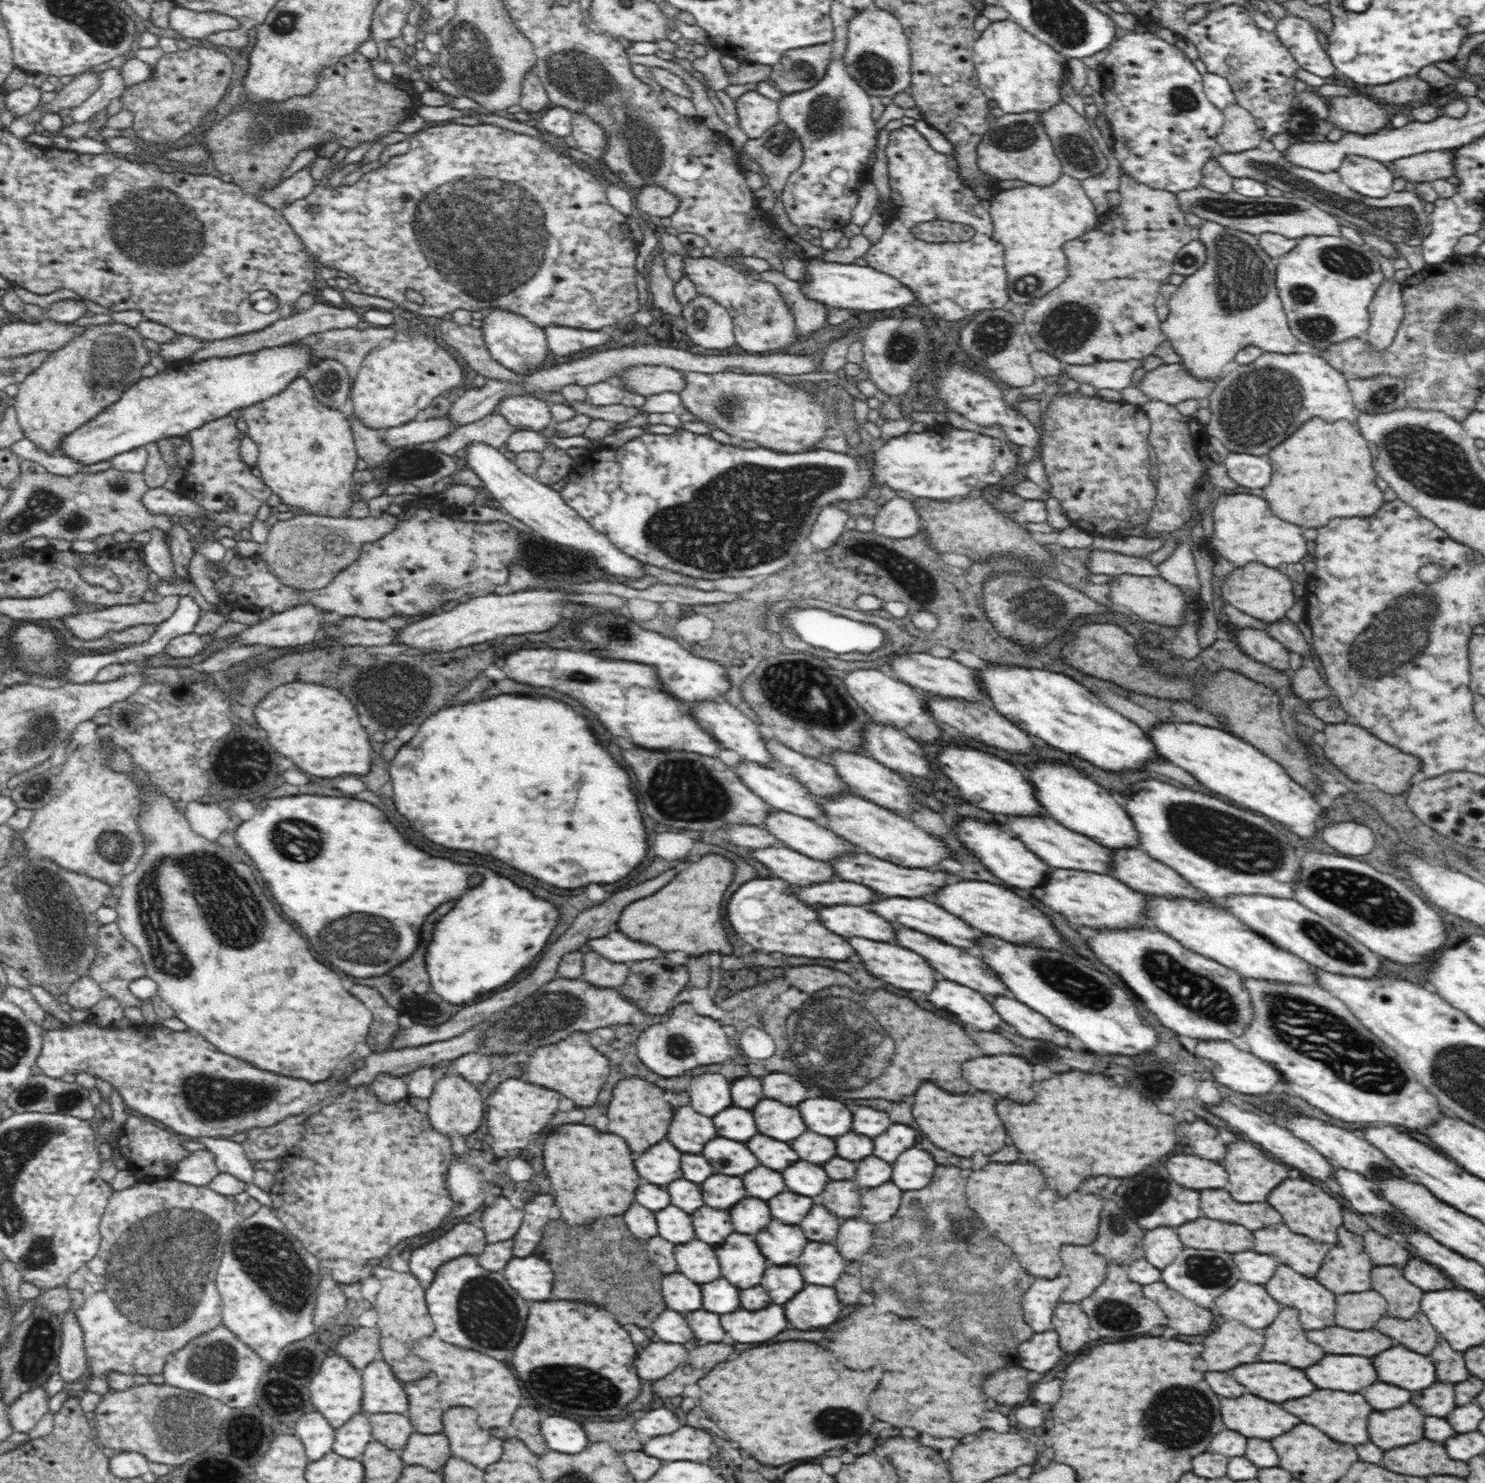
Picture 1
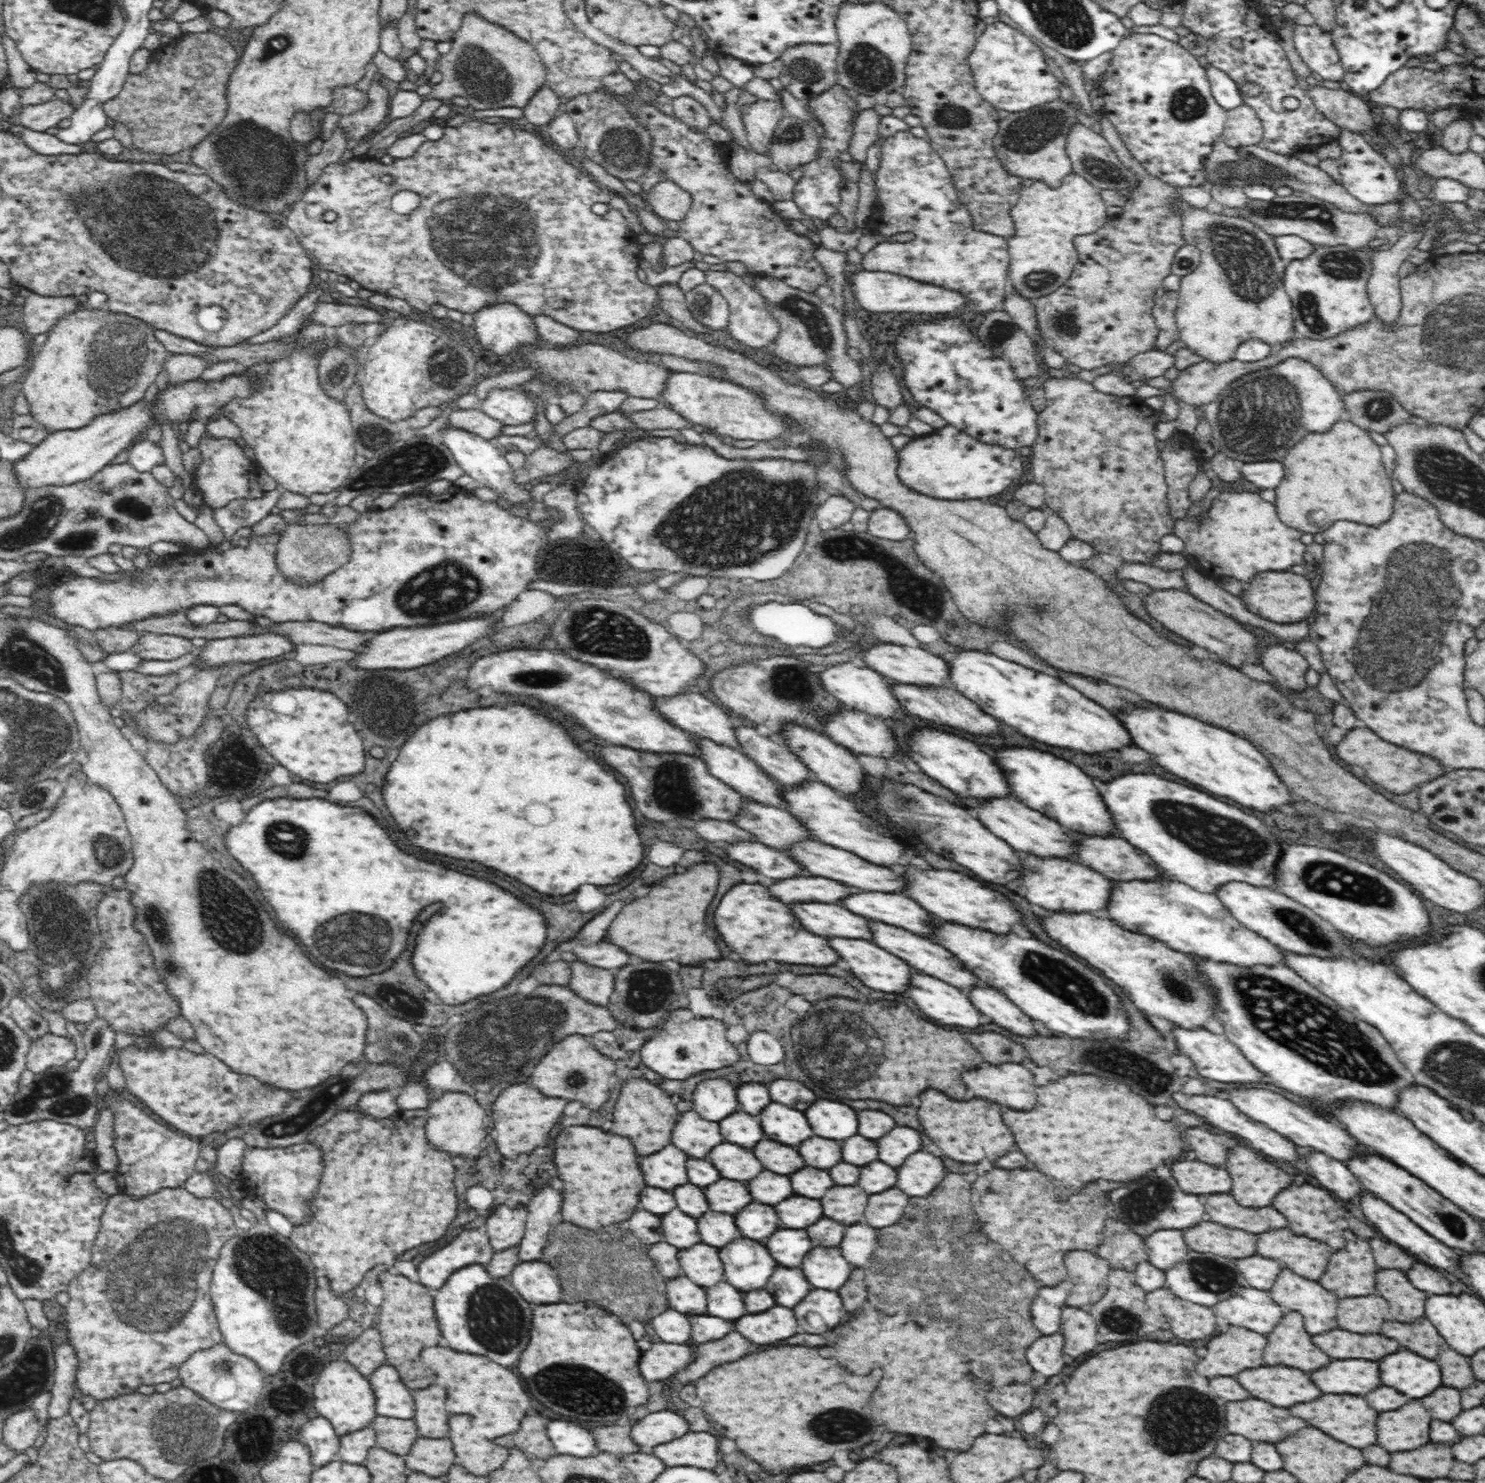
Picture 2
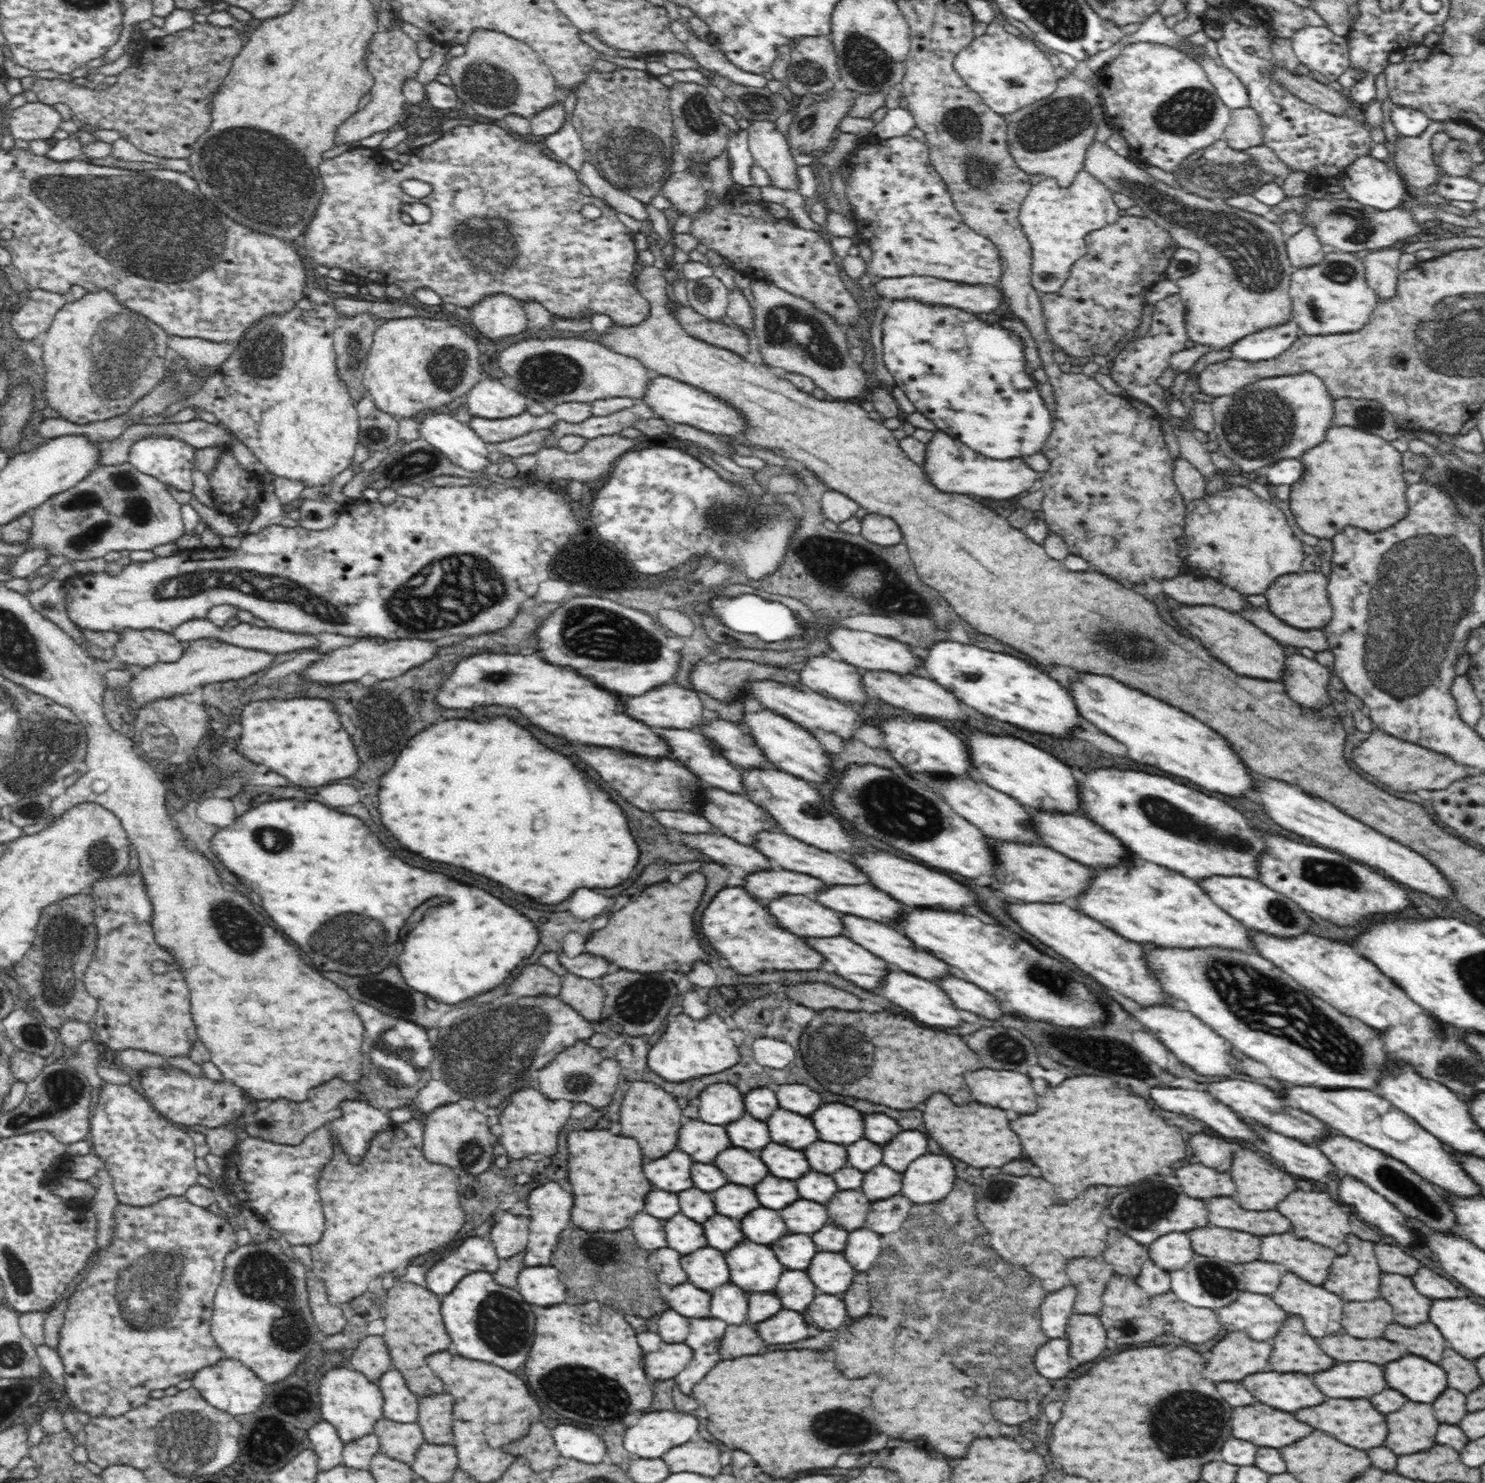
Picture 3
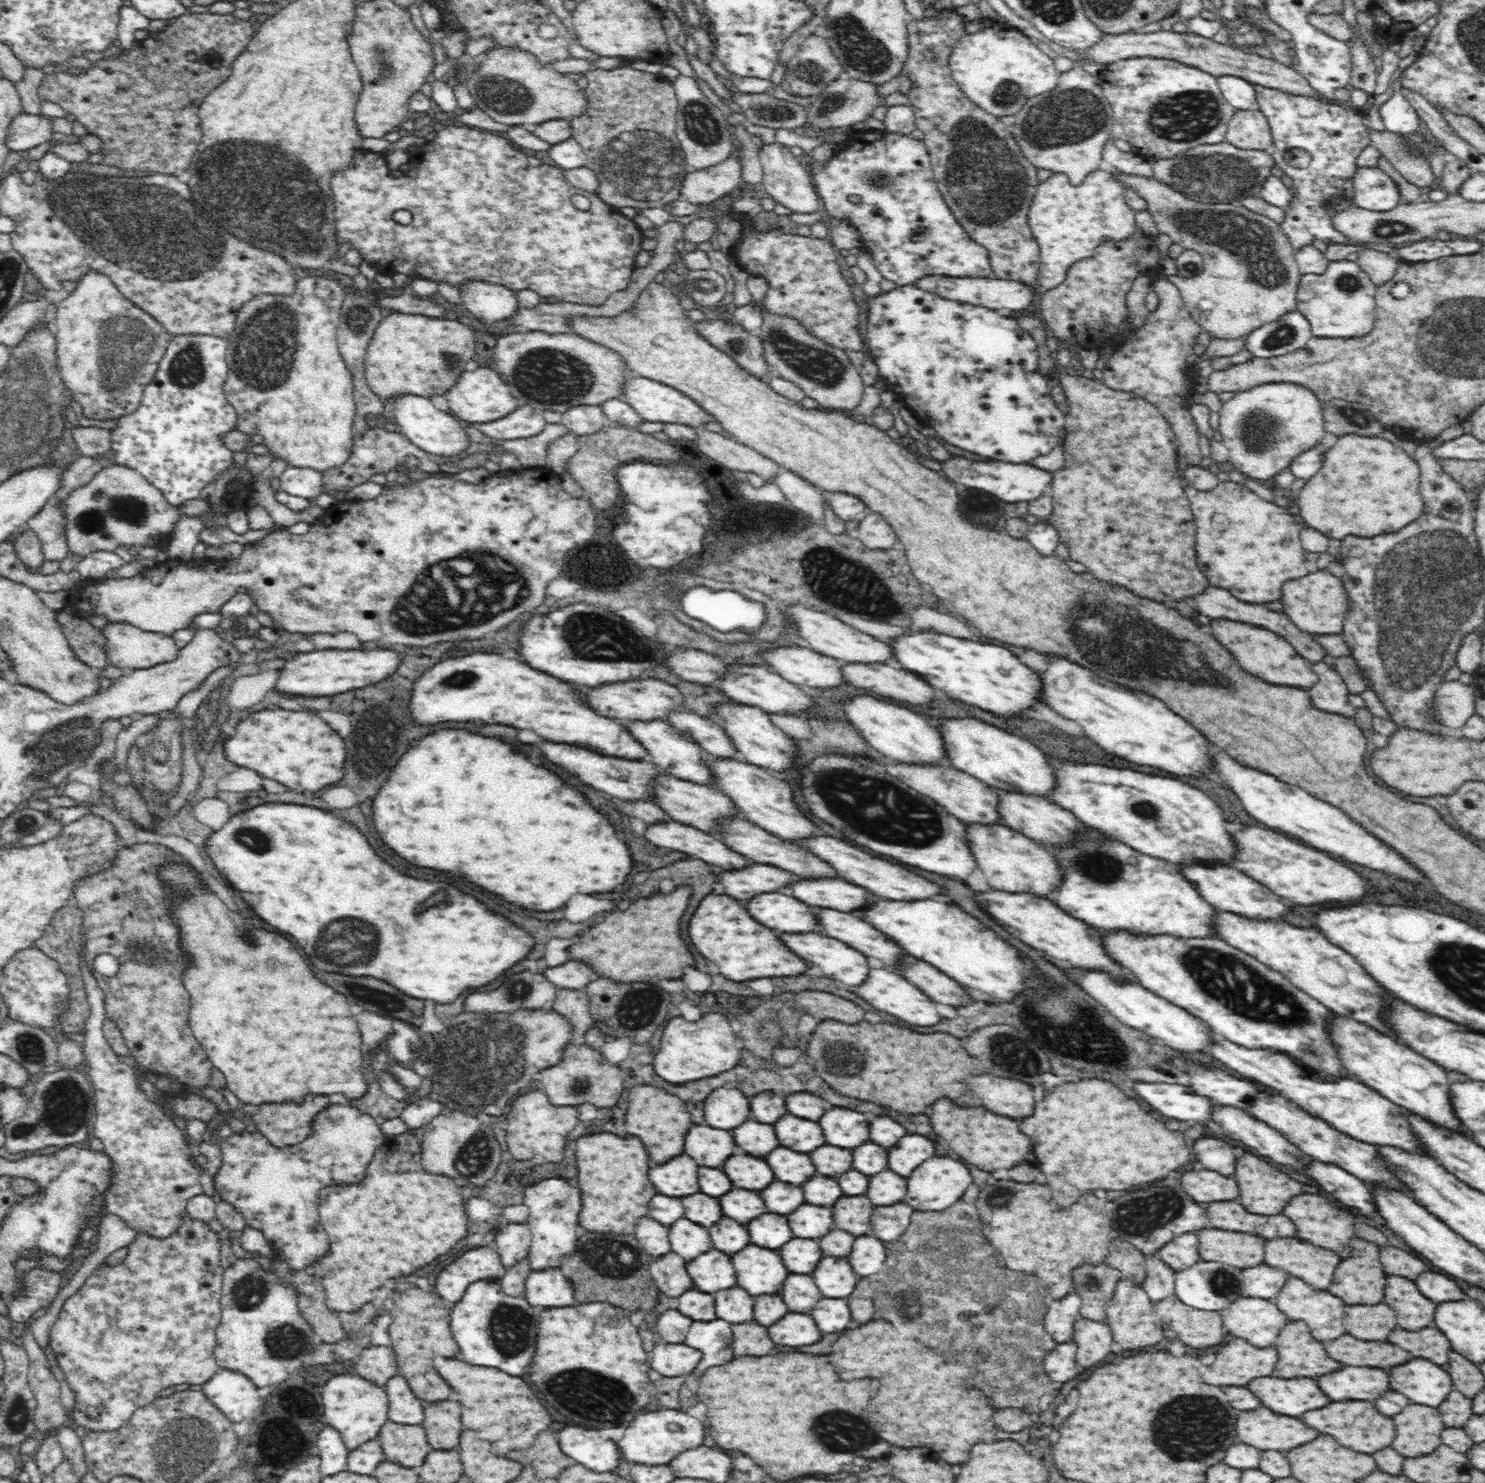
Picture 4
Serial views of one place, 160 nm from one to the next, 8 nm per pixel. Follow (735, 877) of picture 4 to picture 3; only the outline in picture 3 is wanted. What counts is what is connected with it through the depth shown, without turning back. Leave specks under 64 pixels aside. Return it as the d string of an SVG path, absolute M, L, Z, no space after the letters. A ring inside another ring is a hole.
M778 870L778 872L756 872L746 878L744 888L754 898L774 898L786 894L814 894L818 888L826 888L822 880L814 880L806 874Z

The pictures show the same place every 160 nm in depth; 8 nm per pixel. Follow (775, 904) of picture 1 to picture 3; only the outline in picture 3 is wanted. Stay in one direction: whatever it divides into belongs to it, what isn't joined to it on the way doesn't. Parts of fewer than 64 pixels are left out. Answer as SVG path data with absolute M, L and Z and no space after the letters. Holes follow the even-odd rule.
M724 888L716 894L716 898L710 902L710 906L704 910L700 918L700 928L716 952L730 962L730 968L734 968L740 974L754 974L758 970L818 970L824 960L818 960L818 952L810 952L806 944L802 944L804 938L794 936L786 932L784 928L778 928L778 924L770 924L770 916L762 912L762 904L758 904L752 896L746 896L742 888Z

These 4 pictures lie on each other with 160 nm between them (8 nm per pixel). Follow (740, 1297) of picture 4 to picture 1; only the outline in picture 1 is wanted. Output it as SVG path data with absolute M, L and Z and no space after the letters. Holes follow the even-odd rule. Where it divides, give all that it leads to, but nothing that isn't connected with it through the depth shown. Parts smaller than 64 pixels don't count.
M718 1278L710 1284L701 1284L702 1300L704 1308L708 1312L716 1314L728 1314L740 1310L740 1300L738 1300L738 1288L734 1288L728 1280Z

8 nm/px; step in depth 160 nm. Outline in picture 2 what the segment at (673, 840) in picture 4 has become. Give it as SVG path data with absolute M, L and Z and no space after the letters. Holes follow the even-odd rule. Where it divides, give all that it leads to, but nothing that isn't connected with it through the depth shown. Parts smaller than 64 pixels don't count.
M756 840L725 843L723 846L726 848L726 854L732 860L752 866L754 870L758 870L760 874L764 874L768 878L782 880L782 876L798 876L798 868L794 868L794 864L790 864L790 860L786 860L786 856L782 856L782 852L772 850Z

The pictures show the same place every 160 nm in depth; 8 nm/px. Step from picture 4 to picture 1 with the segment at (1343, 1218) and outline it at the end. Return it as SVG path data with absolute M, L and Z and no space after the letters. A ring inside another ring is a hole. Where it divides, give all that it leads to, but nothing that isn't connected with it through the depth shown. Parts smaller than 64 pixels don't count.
M1284 1180L1278 1188L1274 1188L1274 1192L1270 1194L1268 1200L1284 1218L1286 1226L1292 1232L1310 1236L1314 1240L1322 1240L1322 1242L1330 1242L1336 1244L1336 1228L1342 1224L1342 1206L1328 1196L1322 1188L1306 1182L1306 1180Z

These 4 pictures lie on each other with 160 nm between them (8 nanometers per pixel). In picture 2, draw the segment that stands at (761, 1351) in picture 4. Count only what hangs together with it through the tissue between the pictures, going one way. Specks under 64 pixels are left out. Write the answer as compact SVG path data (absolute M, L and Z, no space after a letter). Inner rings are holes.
M730 1332L726 1334L722 1340L714 1340L714 1342L706 1342L700 1344L696 1348L696 1358L694 1364L690 1364L690 1368L686 1368L686 1372L678 1372L670 1382L672 1386L668 1390L678 1390L680 1386L676 1384L688 1384L694 1382L698 1378L702 1378L704 1374L708 1374L712 1368L730 1362L730 1360L738 1360L742 1356L746 1356L750 1350L758 1350L756 1344L750 1344L746 1338L742 1338L738 1332Z

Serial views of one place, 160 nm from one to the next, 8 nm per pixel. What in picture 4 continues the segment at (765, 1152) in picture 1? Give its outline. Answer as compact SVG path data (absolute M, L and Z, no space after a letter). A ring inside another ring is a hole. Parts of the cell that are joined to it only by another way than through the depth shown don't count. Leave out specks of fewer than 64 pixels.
M776 1148L766 1156L766 1162L774 1170L776 1178L800 1186L804 1180L814 1176L814 1166L810 1156L794 1152L790 1148Z

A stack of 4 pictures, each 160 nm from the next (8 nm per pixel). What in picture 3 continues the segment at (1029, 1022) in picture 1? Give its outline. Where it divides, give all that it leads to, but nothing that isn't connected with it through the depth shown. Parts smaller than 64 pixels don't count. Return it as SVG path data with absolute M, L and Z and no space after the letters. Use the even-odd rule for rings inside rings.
M952 974L940 982L940 986L950 994L954 1004L962 1010L974 1012L980 1017L998 1020L1004 1016L1002 1007L998 999L986 990L966 981L961 975Z

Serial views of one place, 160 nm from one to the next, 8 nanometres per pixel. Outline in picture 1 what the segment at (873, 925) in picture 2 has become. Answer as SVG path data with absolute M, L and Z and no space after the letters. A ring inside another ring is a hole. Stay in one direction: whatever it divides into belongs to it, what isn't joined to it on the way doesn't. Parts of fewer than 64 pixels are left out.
M898 926L896 932L898 932L898 936L896 936L894 944L910 948L910 950L918 952L920 956L924 956L944 978L948 978L952 982L958 982L958 984L964 984L964 986L968 986L968 988L972 988L976 992L982 992L982 994L1010 996L1010 992L1006 992L1006 988L1002 988L1002 984L998 984L998 980L994 980L994 976L990 976L990 972L986 972L986 968L982 968L983 959L978 954L966 954L960 948L948 946L944 942L938 942L938 940L934 940L930 936L922 936L920 932L914 932L914 930L908 930L908 928L902 928L902 926Z

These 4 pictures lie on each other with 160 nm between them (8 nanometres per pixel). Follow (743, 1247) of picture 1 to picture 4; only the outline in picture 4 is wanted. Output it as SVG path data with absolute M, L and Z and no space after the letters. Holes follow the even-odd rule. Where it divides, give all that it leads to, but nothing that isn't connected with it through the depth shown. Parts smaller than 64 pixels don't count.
M752 1244L750 1248L736 1252L734 1270L738 1276L738 1286L752 1296L776 1294L788 1276L788 1270L776 1250L766 1250Z

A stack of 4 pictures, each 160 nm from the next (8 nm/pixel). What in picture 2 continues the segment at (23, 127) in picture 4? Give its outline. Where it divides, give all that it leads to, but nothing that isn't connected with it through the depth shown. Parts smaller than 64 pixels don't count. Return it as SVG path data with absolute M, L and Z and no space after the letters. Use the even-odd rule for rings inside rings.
M54 98L48 102L35 105L26 105L22 108L17 108L15 119L18 122L36 130L36 132L45 132L52 126L57 126L60 120L69 118L76 110L76 107L70 102L70 99Z

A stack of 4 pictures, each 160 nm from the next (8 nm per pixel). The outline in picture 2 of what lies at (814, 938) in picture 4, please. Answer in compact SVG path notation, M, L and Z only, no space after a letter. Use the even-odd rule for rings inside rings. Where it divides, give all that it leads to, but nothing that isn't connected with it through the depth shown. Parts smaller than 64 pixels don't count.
M832 938L830 946L840 952L854 976L874 990L902 992L902 984L906 984L906 980L914 974L906 968L906 964L902 964L902 960L886 956L882 948L874 948L874 944L866 940Z

